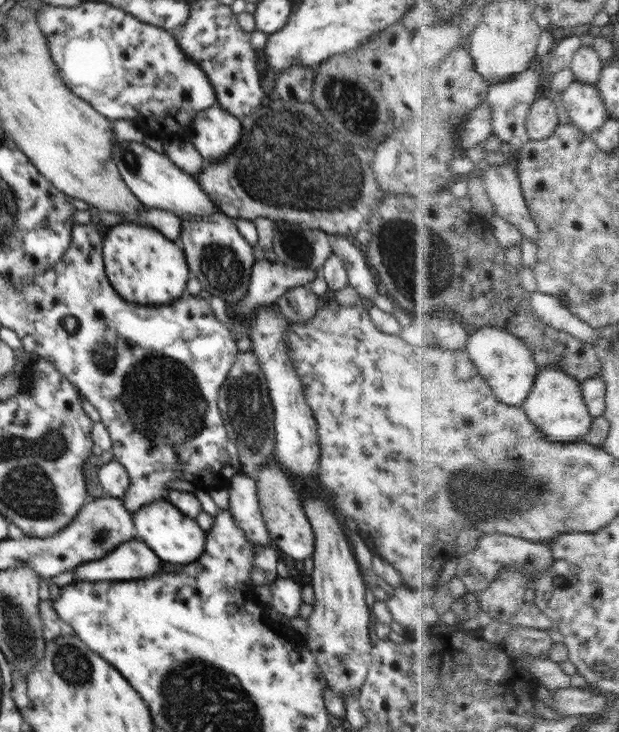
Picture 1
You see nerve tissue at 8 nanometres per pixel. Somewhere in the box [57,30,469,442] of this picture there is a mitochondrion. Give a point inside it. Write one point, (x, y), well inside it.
(288, 162)

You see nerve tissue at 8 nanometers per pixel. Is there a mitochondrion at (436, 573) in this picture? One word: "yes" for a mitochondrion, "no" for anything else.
no

